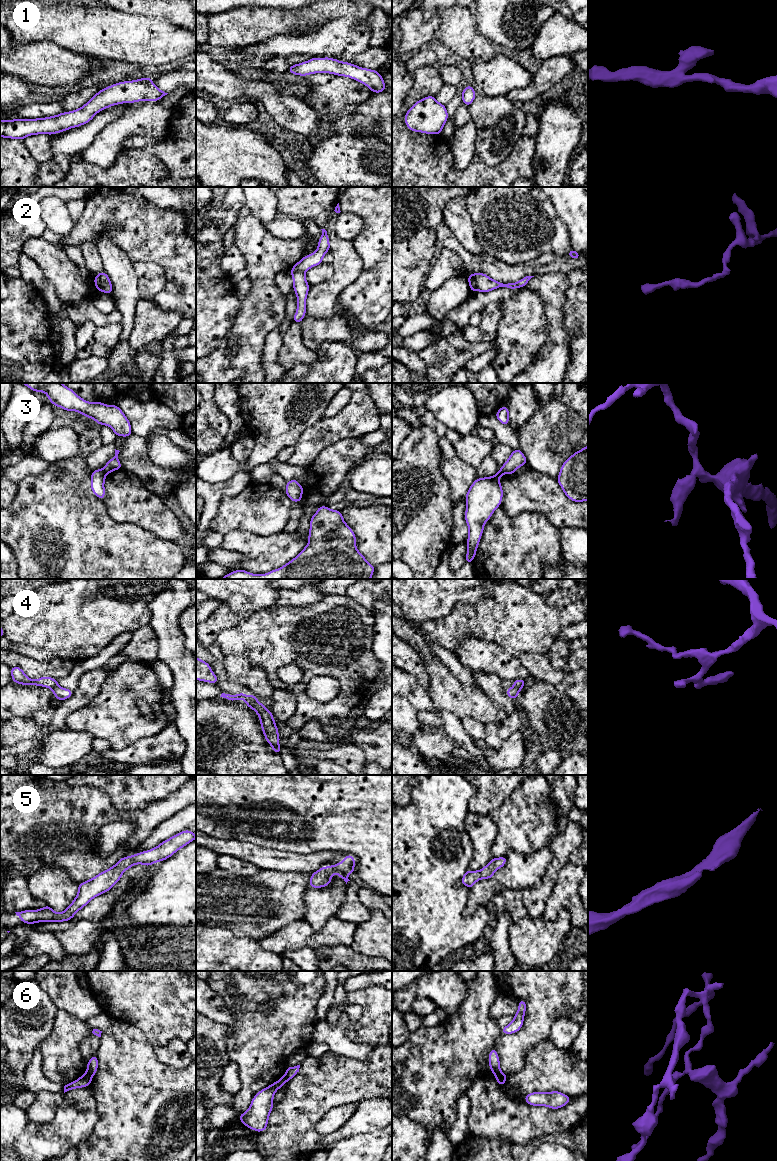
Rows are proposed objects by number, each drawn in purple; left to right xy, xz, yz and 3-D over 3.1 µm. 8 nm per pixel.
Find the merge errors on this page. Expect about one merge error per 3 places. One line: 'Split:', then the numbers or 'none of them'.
Split: 3, 4, 6

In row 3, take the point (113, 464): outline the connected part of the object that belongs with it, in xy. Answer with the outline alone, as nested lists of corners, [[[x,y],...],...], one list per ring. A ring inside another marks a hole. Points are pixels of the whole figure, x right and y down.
[[[115,449],[115,456],[112,459],[110,459],[106,463],[106,465],[103,467],[103,470],[106,474],[111,473],[118,469],[123,469],[119,459],[118,459],[119,452],[120,452],[119,450]]]

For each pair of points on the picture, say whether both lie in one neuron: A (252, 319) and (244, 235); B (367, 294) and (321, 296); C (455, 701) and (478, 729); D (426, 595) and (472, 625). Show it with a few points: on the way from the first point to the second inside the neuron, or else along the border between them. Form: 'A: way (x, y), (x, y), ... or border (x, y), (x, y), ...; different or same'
A: way (258, 298), (258, 261), (256, 256); same
B: border (356, 279), (349, 283), (340, 293), (335, 309); different
C: border (461, 717), (473, 717), (484, 724); different
D: border (473, 604), (457, 603), (447, 614), (428, 619); different

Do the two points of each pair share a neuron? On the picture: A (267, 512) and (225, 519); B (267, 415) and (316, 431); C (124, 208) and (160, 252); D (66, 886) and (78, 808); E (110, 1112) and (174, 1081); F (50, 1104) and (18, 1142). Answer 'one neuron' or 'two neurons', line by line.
A: one neuron
B: two neurons
C: one neuron
D: two neurons
E: one neuron
F: two neurons

